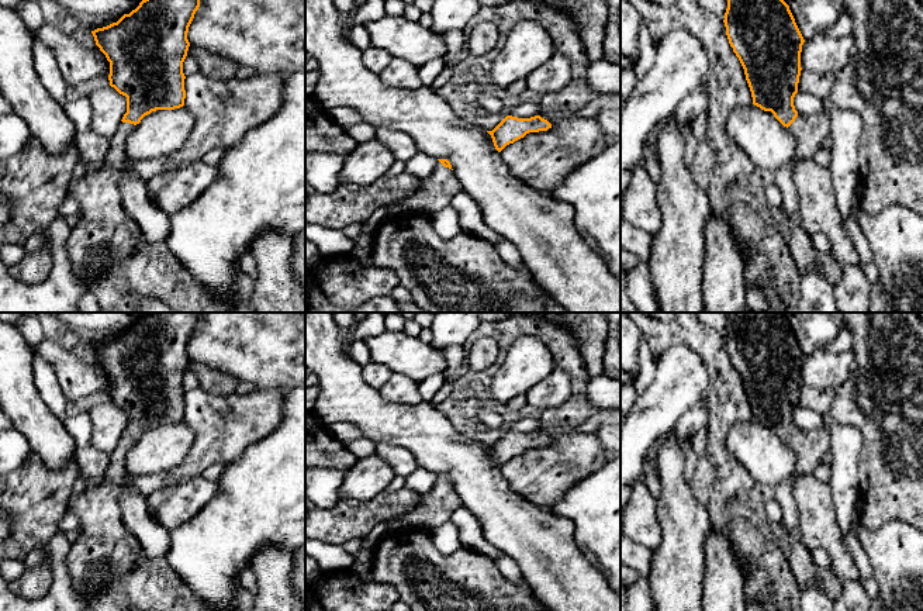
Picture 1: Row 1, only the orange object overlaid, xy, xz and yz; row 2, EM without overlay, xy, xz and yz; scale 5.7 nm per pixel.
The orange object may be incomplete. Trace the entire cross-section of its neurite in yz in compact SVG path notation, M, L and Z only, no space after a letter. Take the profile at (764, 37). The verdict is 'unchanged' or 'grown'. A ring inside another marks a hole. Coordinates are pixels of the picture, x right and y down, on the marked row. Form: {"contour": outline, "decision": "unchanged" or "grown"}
{"contour": "M727 0L723 23L729 44L744 69L753 104L764 111L771 111L774 117L794 135L794 160L813 158L816 151L822 148L823 139L830 135L830 118L825 110L809 115L799 114L795 110L794 97L798 93L798 83L802 70L801 52L805 39L795 23L789 6L784 0Z", "decision": "grown"}

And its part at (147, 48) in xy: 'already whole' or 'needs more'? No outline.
needs more

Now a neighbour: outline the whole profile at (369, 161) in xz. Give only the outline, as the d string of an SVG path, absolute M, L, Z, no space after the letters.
M377 138L357 144L352 152L346 153L339 172L339 182L371 184L386 175L395 160L390 148Z

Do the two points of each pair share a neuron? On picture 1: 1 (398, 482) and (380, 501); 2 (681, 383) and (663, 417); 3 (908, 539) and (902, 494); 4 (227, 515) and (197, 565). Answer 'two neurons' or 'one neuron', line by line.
1: two neurons
2: one neuron
3: two neurons
4: one neuron

